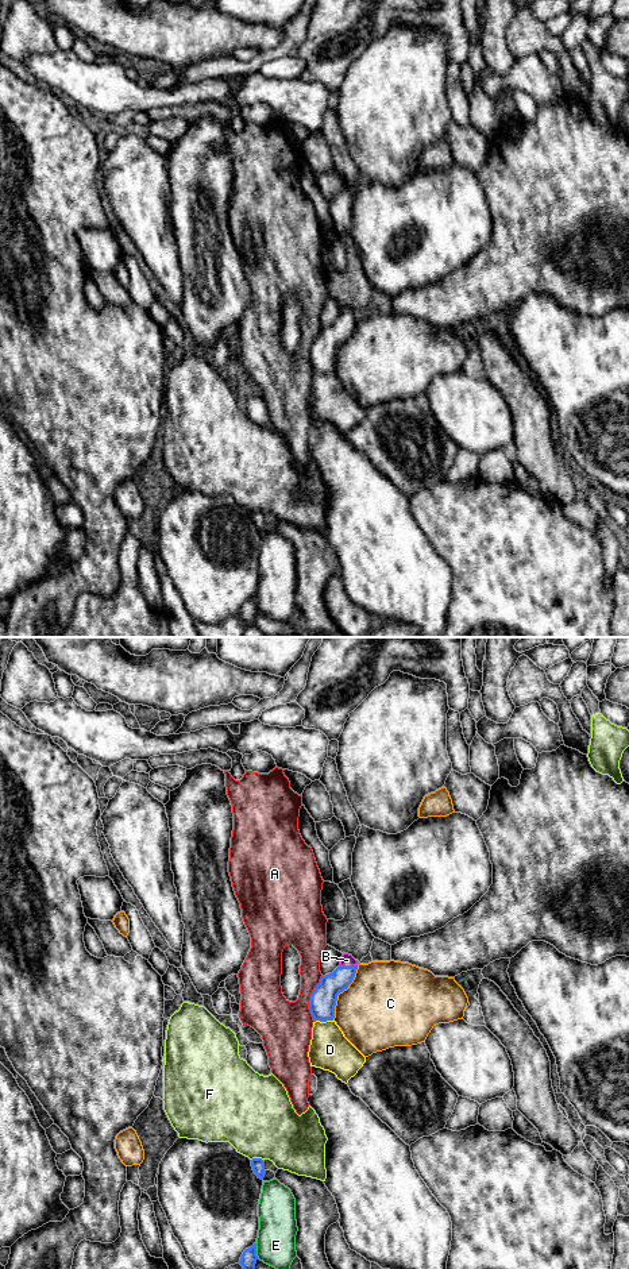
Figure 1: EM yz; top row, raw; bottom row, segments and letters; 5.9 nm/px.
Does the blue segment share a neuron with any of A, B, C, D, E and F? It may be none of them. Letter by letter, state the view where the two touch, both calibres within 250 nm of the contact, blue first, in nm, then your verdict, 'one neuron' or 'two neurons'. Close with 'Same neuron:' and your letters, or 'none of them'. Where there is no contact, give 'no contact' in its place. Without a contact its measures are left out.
A: meets blue in yz; 160 nm thick on the blue side, 300 nm on the other; two neurons
B: meets blue in yz; 160 nm thick on the blue side, 80 nm on the other; one neuron
C: meets blue in yz; 160 nm thick on the blue side, 460 nm on the other; two neurons
D: meets blue in yz; 160 nm thick on the blue side, 240 nm on the other; two neurons
E: meets blue in yz; 100 nm thick on the blue side, 240 nm on the other; two neurons
F: meets blue in yz; 80 nm thick on the blue side, 440 nm on the other; two neurons
Same neuron: B

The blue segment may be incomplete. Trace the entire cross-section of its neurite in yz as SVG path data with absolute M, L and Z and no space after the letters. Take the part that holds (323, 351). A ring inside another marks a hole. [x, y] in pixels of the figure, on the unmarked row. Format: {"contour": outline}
{"contour": "M343 305L340 317L332 325L321 328L309 352L314 374L333 373L337 347L352 335L359 316L351 306Z"}

